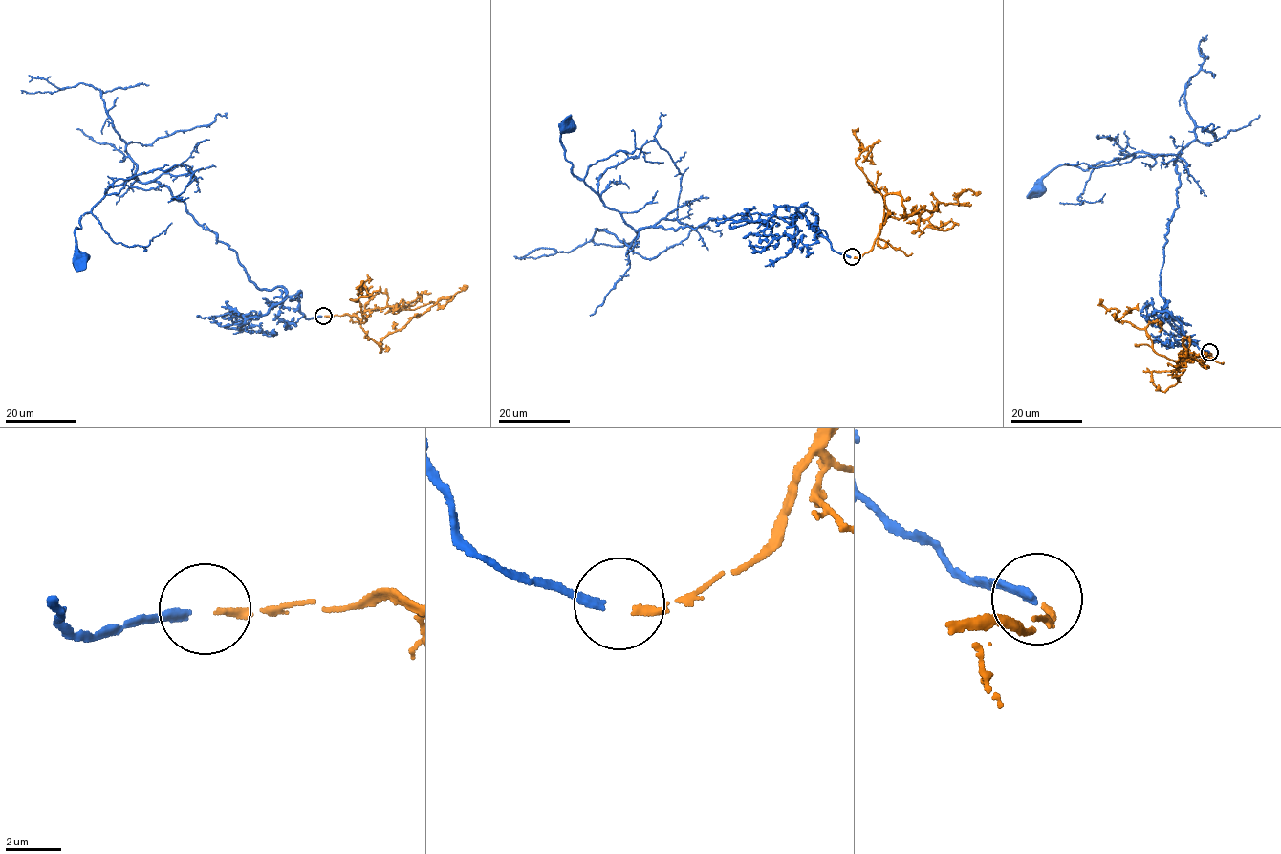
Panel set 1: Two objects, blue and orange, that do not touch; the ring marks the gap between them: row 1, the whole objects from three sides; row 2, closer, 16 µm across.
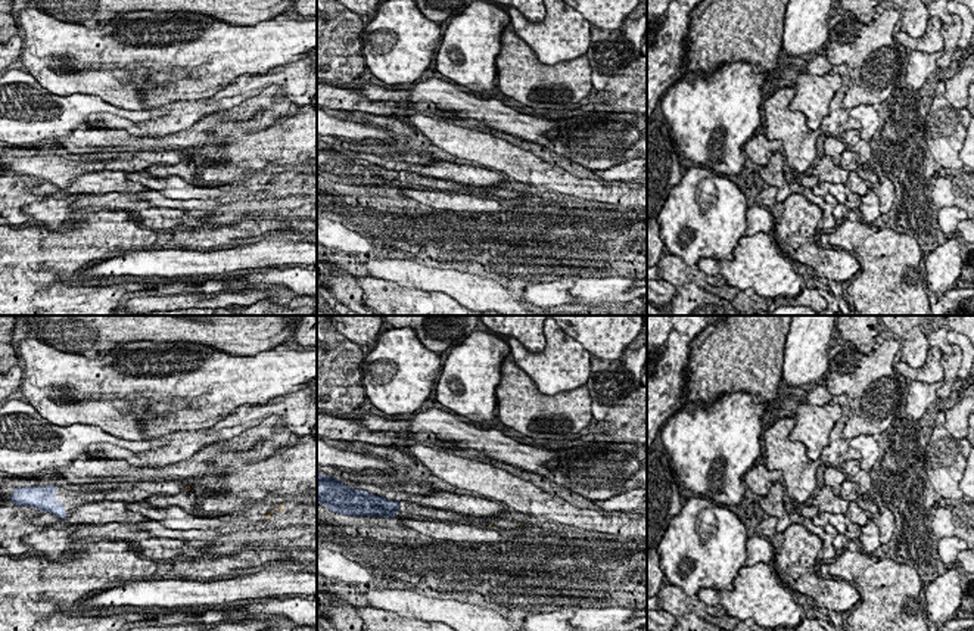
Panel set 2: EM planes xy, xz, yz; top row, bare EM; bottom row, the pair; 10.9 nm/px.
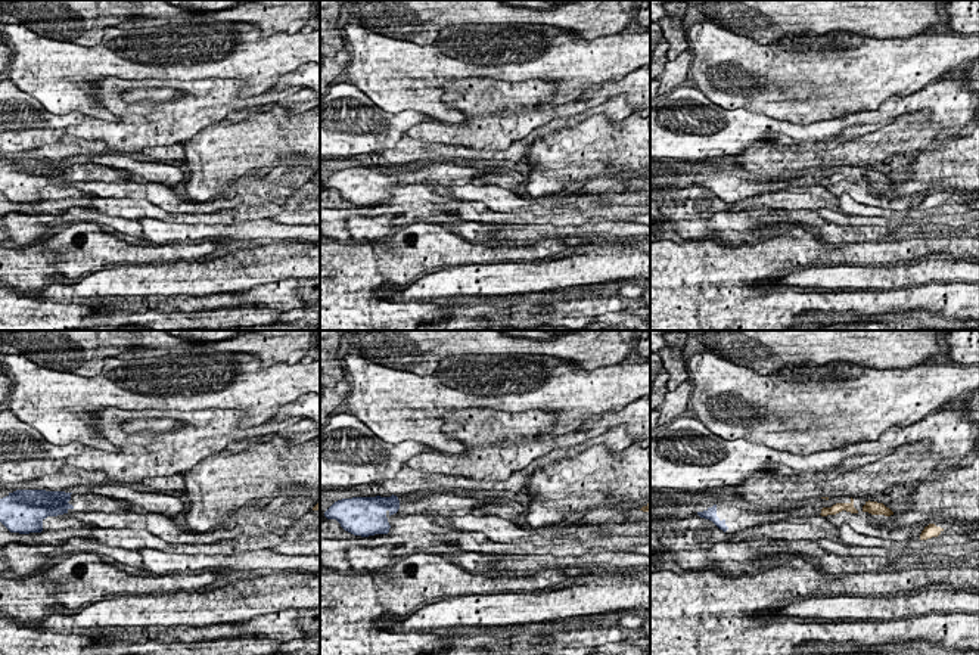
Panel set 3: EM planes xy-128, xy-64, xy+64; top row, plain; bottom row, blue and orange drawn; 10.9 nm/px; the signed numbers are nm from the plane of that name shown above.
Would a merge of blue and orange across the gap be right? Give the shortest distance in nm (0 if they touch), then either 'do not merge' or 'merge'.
1300 nm | merge

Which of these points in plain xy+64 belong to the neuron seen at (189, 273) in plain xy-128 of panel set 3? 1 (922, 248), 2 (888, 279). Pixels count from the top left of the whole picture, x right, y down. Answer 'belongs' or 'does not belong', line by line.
1: does not belong
2: belongs

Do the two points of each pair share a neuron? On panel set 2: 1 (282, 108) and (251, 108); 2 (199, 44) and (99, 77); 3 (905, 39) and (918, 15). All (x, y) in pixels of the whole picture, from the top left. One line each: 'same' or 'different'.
1: same
2: same
3: different

